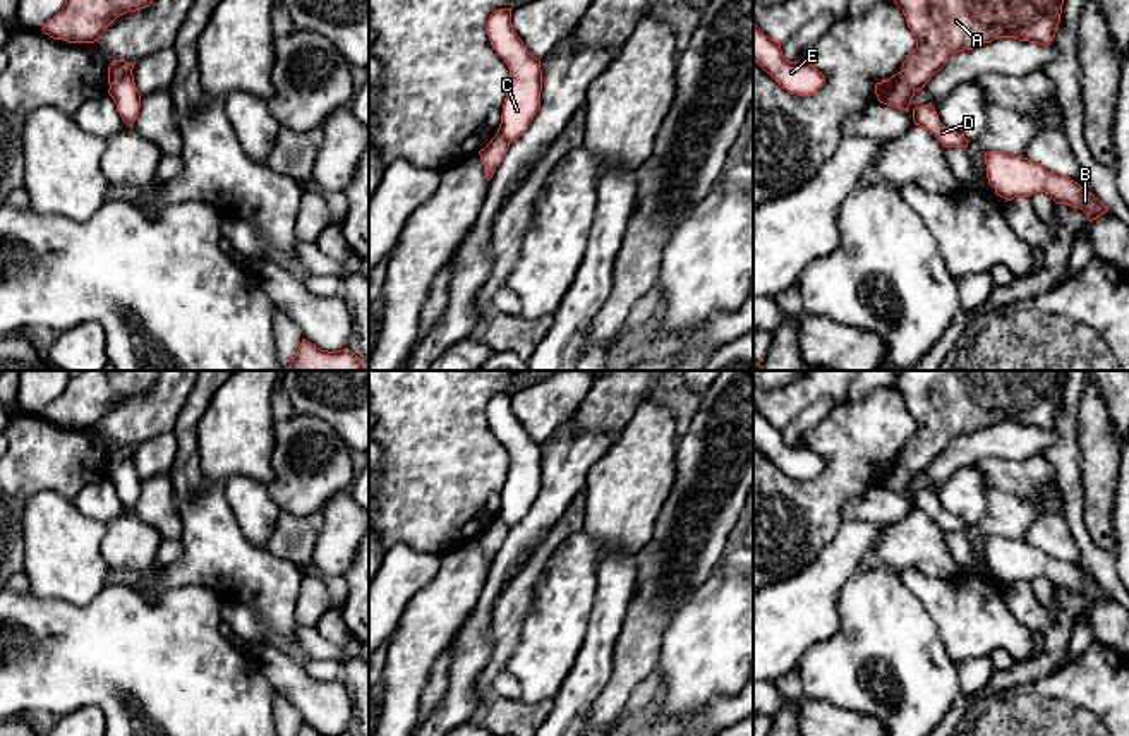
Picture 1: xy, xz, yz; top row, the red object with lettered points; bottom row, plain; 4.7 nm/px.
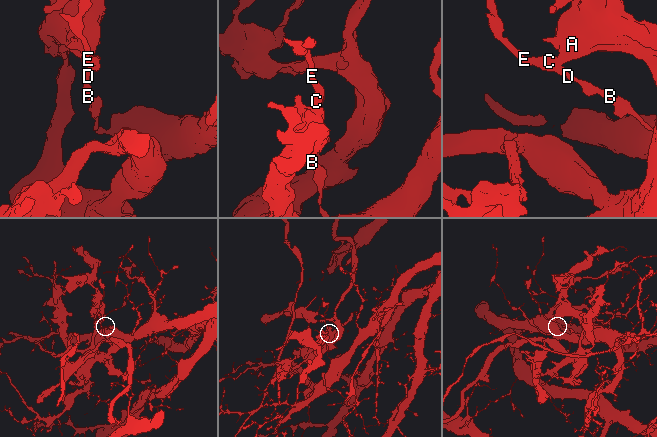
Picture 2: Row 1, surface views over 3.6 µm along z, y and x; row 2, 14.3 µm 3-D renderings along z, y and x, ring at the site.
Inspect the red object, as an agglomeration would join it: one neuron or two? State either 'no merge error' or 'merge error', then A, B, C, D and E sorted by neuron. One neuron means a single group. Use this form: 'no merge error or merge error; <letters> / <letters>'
merge error; A / B C D E

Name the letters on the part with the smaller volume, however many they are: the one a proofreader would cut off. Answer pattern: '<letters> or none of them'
A

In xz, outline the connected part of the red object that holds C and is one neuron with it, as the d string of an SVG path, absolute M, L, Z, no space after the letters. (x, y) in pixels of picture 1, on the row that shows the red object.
M511 9L494 10L487 19L491 46L510 69L508 93L503 103L496 136L506 142L516 141L528 129L540 108L542 70L511 26Z

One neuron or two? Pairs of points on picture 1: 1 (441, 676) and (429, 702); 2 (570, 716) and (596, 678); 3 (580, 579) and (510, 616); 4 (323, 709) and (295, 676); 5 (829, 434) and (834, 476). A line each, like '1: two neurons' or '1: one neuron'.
1: one neuron
2: one neuron
3: two neurons
4: one neuron
5: one neuron

